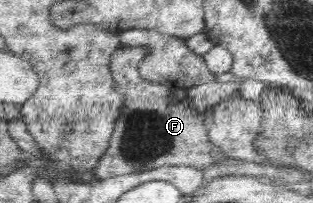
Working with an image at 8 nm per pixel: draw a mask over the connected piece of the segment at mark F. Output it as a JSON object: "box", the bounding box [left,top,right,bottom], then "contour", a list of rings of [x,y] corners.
{"box":[93,46,228,180],"contour":[[[125,46],[111,54],[109,68],[116,91],[124,96],[124,106],[116,118],[108,149],[93,171],[95,178],[105,180],[162,166],[192,166],[204,172],[213,163],[224,163],[228,157],[208,139],[212,107],[196,112],[187,100],[169,103],[169,86],[149,82],[139,74],[137,66],[143,56],[143,48]]]}

